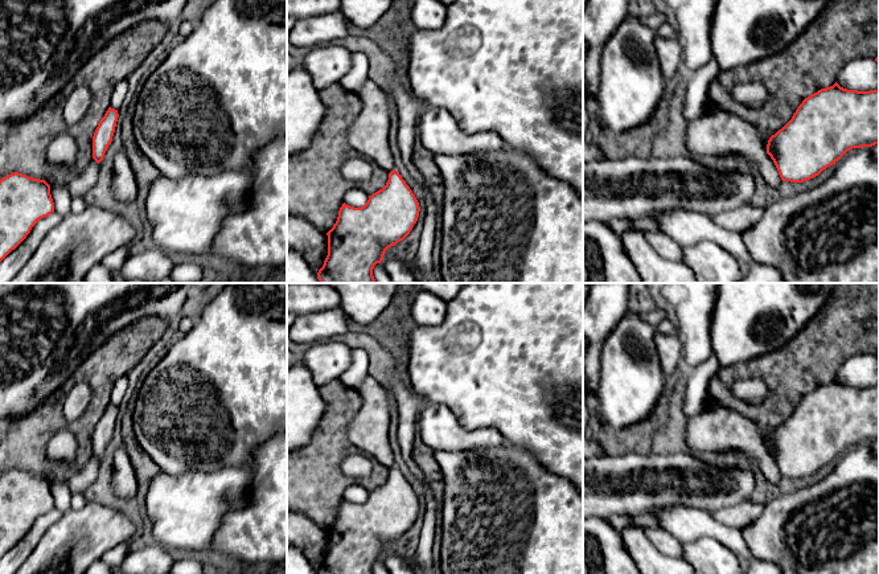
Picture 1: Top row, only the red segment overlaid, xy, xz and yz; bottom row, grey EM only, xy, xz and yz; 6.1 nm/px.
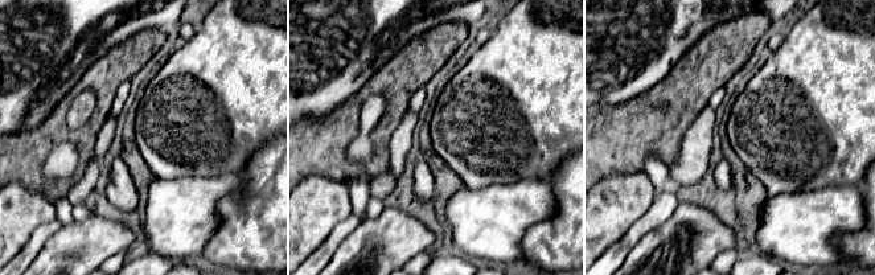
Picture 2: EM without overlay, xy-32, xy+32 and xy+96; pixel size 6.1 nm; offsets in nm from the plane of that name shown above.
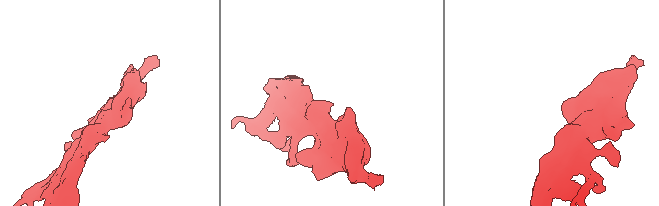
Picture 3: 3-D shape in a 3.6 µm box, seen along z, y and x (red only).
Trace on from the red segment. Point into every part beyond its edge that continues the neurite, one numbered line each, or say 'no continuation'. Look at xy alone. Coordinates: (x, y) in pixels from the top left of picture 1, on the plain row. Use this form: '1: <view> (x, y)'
1: xy (78, 482)

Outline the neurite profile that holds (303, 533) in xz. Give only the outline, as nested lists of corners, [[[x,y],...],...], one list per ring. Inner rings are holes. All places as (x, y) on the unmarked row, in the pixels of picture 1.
[[[287,511],[287,546],[297,548],[309,561],[325,557],[328,532],[305,514]]]

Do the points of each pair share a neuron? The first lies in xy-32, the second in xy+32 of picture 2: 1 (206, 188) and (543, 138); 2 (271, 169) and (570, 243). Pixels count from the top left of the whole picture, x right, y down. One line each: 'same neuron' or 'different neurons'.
1: different neurons
2: same neuron

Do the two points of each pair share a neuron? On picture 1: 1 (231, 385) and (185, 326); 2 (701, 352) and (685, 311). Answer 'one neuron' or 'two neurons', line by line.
1: two neurons
2: one neuron

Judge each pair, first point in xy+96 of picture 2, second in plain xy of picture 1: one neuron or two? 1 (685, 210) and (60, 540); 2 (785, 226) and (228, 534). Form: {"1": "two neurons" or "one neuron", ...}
{"1": "one neuron", "2": "two neurons"}

